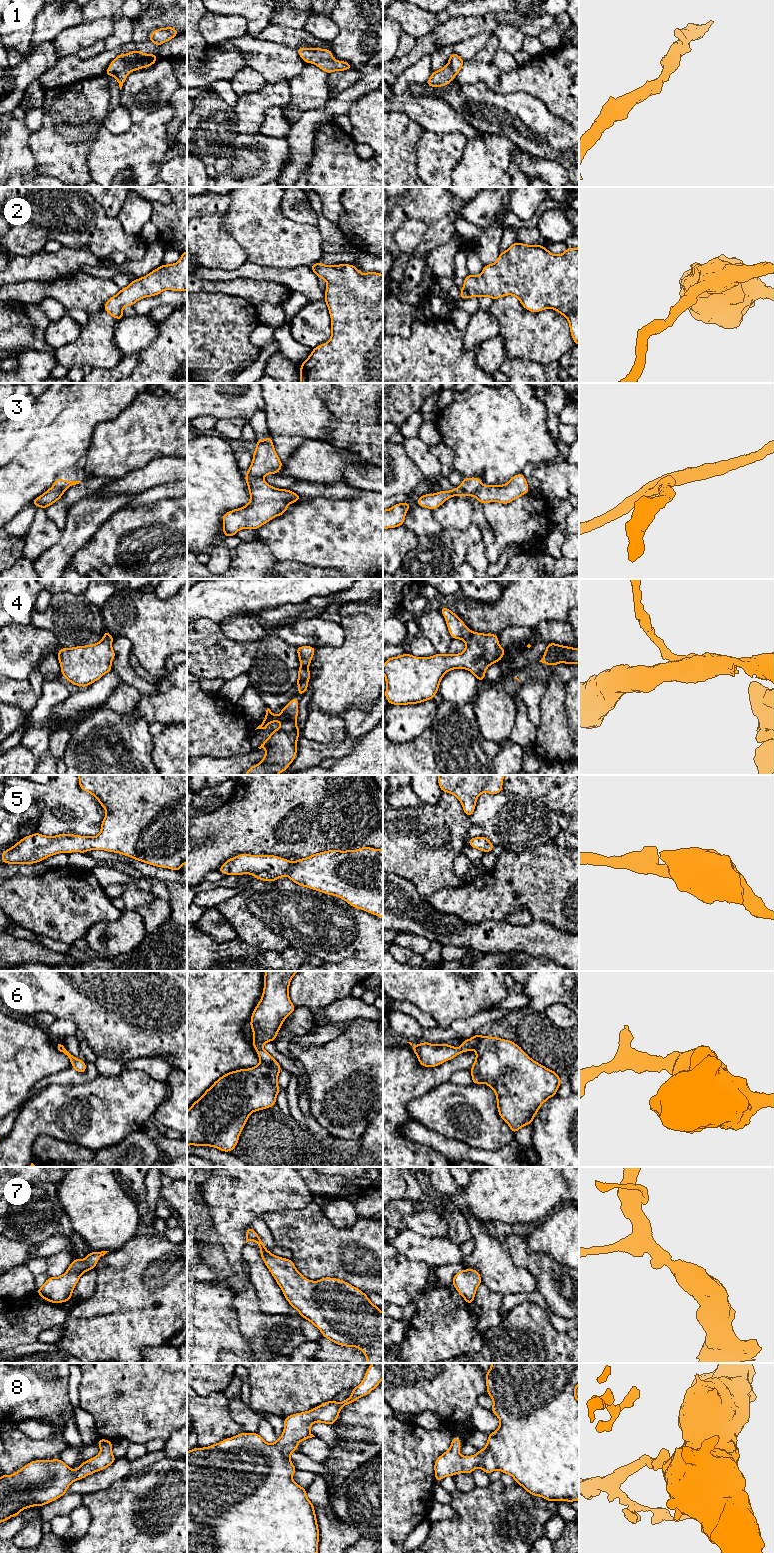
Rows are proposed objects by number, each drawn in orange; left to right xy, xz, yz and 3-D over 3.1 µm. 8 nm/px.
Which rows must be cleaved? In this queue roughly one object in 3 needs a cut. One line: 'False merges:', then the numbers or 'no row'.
False merges: 3, 4

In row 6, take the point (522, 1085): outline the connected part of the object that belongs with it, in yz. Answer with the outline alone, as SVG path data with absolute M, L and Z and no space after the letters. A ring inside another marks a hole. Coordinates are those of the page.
M476 1034L470 1039L463 1040L462 1045L458 1048L453 1047L451 1044L436 1045L428 1043L427 1041L414 1046L411 1042L407 1043L412 1046L413 1052L416 1054L419 1064L421 1064L423 1067L439 1066L442 1063L455 1058L462 1052L469 1052L470 1050L474 1049L476 1058L470 1069L472 1082L473 1084L486 1083L488 1087L495 1092L498 1113L501 1119L508 1124L514 1134L516 1134L520 1128L528 1124L532 1125L533 1119L536 1116L536 1113L539 1111L541 1105L549 1098L557 1094L557 1090L562 1082L556 1072L534 1061L522 1050L519 1045L510 1040Z

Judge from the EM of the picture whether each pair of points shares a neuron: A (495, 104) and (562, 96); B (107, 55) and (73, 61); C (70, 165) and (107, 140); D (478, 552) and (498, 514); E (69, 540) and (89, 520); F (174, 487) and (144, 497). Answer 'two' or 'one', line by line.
A: two
B: one
C: two
D: two
E: one
F: one

